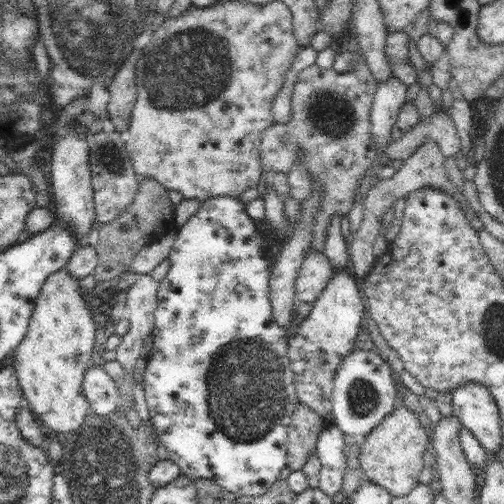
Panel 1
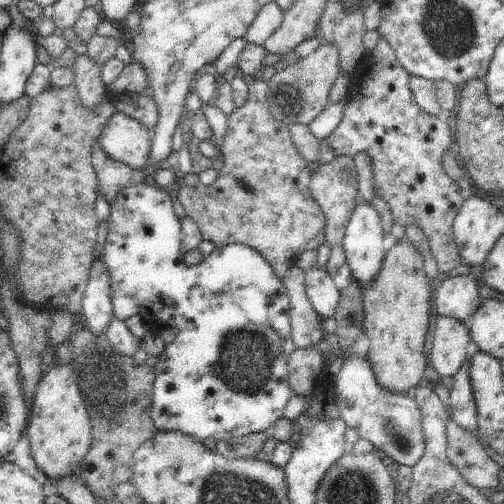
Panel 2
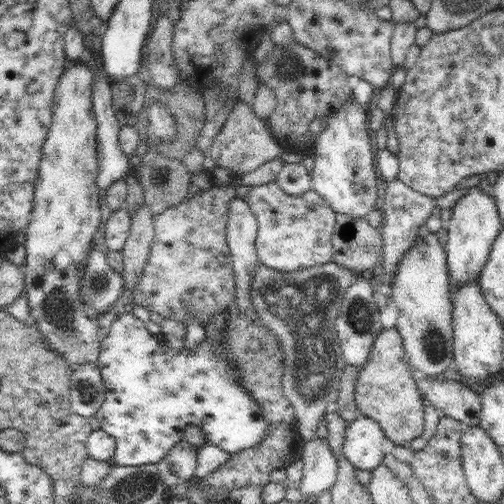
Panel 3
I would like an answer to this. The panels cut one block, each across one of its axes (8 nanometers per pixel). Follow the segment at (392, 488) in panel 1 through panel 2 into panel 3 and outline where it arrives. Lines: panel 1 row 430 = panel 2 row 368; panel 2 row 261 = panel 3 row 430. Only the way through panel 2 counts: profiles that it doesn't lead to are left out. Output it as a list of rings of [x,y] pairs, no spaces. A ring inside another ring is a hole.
[[[397,328],[377,332],[377,338],[371,344],[367,354],[367,362],[359,368],[357,382],[355,382],[355,402],[357,408],[379,422],[381,430],[387,436],[387,442],[407,446],[411,440],[421,436],[425,426],[425,406],[421,404],[421,396],[413,382],[411,366],[407,354],[403,350],[403,342]]]

